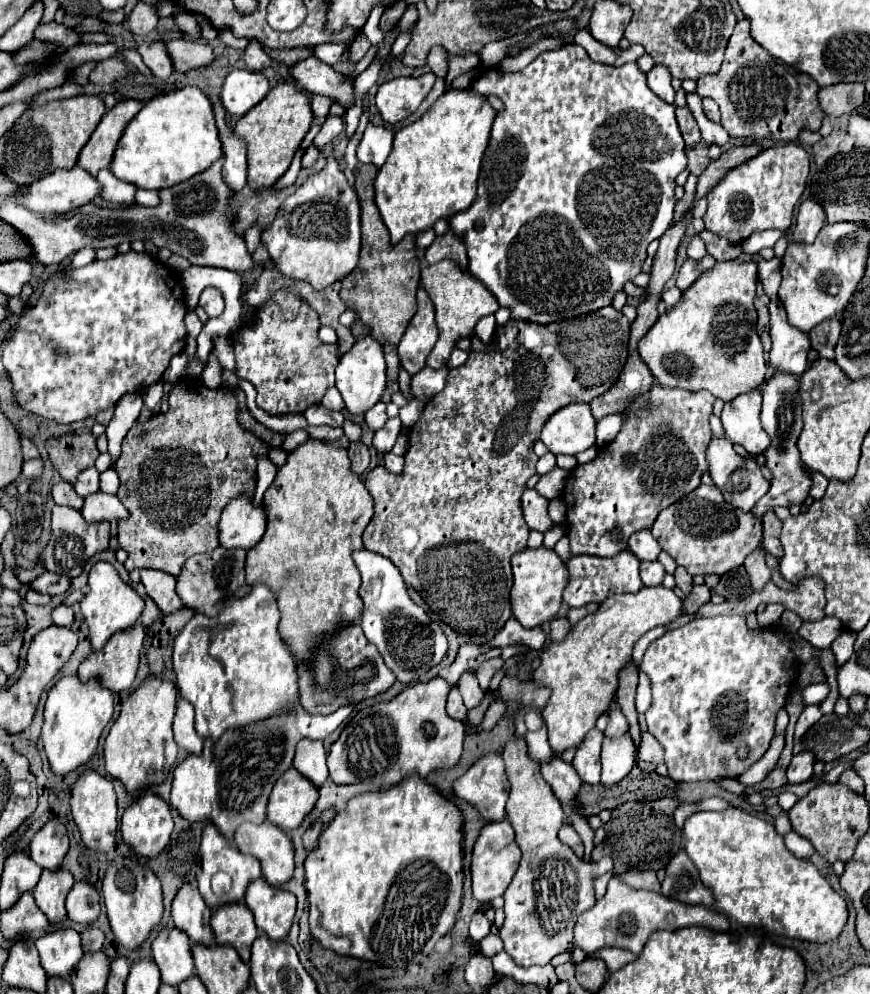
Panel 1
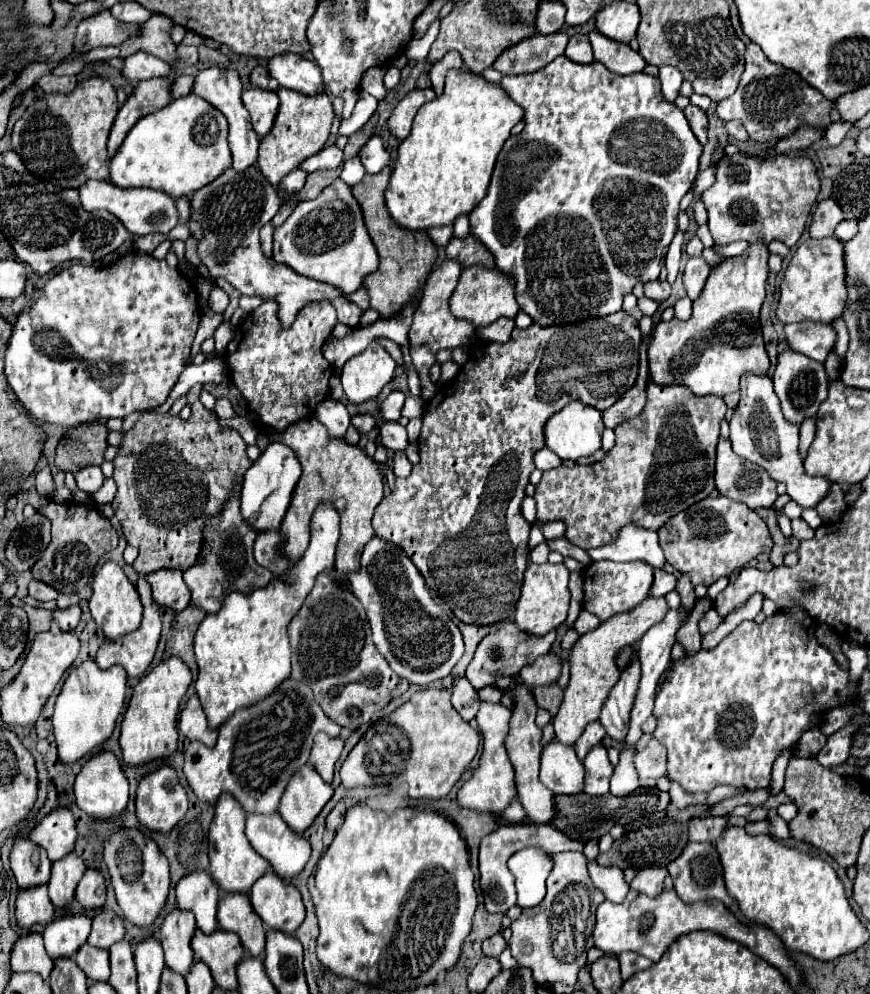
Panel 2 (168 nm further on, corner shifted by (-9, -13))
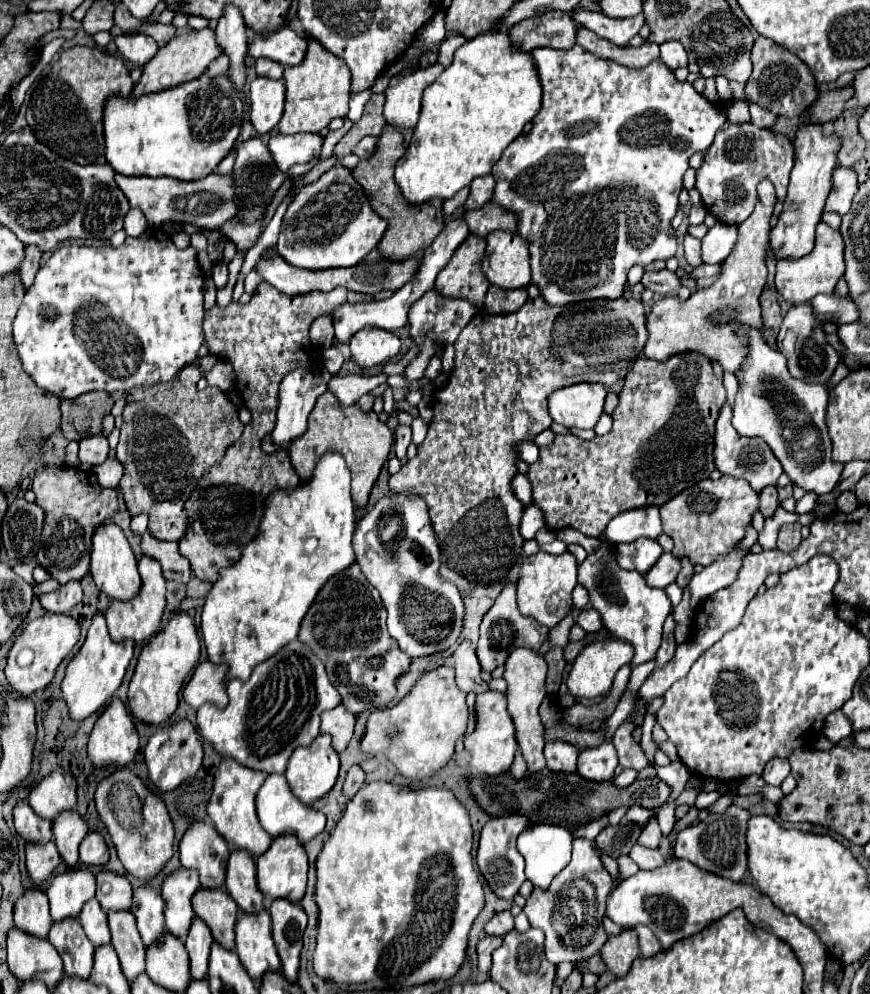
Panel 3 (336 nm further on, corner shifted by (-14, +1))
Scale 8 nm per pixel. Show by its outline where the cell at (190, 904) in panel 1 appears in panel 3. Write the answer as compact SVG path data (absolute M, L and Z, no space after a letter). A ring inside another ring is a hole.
M198 821L198 825L192 825L182 835L180 863L182 867L196 869L200 873L200 883L204 889L218 889L224 885L224 871L228 857L230 857L230 847L226 845L226 841L222 841L222 837L218 837L218 831L210 823L202 825L202 821Z

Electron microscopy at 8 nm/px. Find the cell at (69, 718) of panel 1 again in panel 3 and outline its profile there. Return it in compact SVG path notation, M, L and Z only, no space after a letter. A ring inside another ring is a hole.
M94 613L92 625L88 629L88 637L78 649L78 653L72 657L72 661L66 667L66 677L62 681L62 693L70 709L70 717L74 721L82 721L100 707L104 707L116 689L122 683L122 677L128 669L128 663L134 655L134 641L112 641L110 633L106 629L106 619L102 613Z

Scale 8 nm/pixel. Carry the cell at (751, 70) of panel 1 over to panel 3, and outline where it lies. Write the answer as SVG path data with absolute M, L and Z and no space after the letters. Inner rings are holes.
M758 37L752 47L752 63L754 71L746 83L746 101L758 103L780 117L800 117L806 105L812 105L816 101L816 81L808 65L804 65L804 61L800 61L796 55L776 45L774 41Z

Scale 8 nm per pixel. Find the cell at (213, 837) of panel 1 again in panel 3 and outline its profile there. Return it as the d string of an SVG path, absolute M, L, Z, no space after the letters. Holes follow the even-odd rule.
M226 757L226 759L222 759L222 763L218 765L218 769L214 773L214 789L212 789L210 801L206 805L206 813L208 813L210 821L214 823L214 827L218 829L218 833L230 845L234 845L234 849L246 849L254 857L262 855L272 843L272 837L262 829L262 825L258 821L256 803L254 803L256 793L262 787L266 777L268 777L266 773L246 769L244 765L238 765Z

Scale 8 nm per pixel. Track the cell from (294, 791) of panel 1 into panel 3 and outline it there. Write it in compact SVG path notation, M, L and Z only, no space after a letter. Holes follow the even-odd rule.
M322 733L308 747L294 749L286 767L286 779L292 793L302 803L310 805L332 789L338 777L338 769L338 753L332 747L330 735Z

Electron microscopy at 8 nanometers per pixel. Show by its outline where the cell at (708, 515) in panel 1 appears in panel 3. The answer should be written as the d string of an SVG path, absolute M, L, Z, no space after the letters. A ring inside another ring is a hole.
M722 475L718 481L704 479L698 485L678 493L678 497L672 497L666 505L660 505L662 529L674 541L672 555L676 559L688 557L692 565L698 565L698 563L700 565L712 565L718 557L726 555L732 549L732 545L736 545L744 537L746 525L750 525L754 511L758 511L758 493L746 481L734 479L730 475Z

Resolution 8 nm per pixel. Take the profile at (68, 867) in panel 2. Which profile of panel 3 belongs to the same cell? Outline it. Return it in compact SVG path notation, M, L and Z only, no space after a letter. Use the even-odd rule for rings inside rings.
M72 809L70 813L58 813L58 817L54 817L52 821L52 827L54 827L54 841L62 859L66 861L68 867L76 867L78 845L88 833L86 823L78 815L78 811Z

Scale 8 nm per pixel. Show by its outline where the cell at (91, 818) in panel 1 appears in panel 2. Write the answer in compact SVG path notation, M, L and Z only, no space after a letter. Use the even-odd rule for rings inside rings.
M99 753L97 757L93 757L91 761L83 765L83 769L79 771L75 779L75 799L81 811L103 821L119 817L125 811L127 801L129 801L129 785L121 771L121 763L115 759L115 755Z

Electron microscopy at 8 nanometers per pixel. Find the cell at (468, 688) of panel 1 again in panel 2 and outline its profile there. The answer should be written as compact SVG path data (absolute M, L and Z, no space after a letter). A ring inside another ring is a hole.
M481 703L481 709L479 709L475 721L483 735L483 755L479 759L479 765L477 765L473 777L467 783L463 783L463 787L457 793L459 807L471 809L477 813L501 815L509 807L509 803L517 797L515 771L513 771L513 765L511 765L507 749L505 749L505 735L509 733L509 719L511 719L511 711L507 707L503 707L501 703Z

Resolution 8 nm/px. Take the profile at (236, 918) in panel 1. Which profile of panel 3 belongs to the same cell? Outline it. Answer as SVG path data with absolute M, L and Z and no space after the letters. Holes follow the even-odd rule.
M232 853L226 867L226 889L238 907L246 913L264 909L262 893L256 885L256 861L246 853Z

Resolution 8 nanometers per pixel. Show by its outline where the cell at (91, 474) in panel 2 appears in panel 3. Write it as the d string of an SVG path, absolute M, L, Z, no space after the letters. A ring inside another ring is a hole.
M104 435L86 437L80 443L80 461L88 465L100 465L108 457L108 441Z

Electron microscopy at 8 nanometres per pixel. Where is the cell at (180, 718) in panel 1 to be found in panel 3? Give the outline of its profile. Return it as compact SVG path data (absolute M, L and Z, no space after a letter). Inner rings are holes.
M202 661L196 665L192 679L184 687L184 699L194 709L214 701L218 707L228 703L226 695L226 665L214 665L212 661Z

